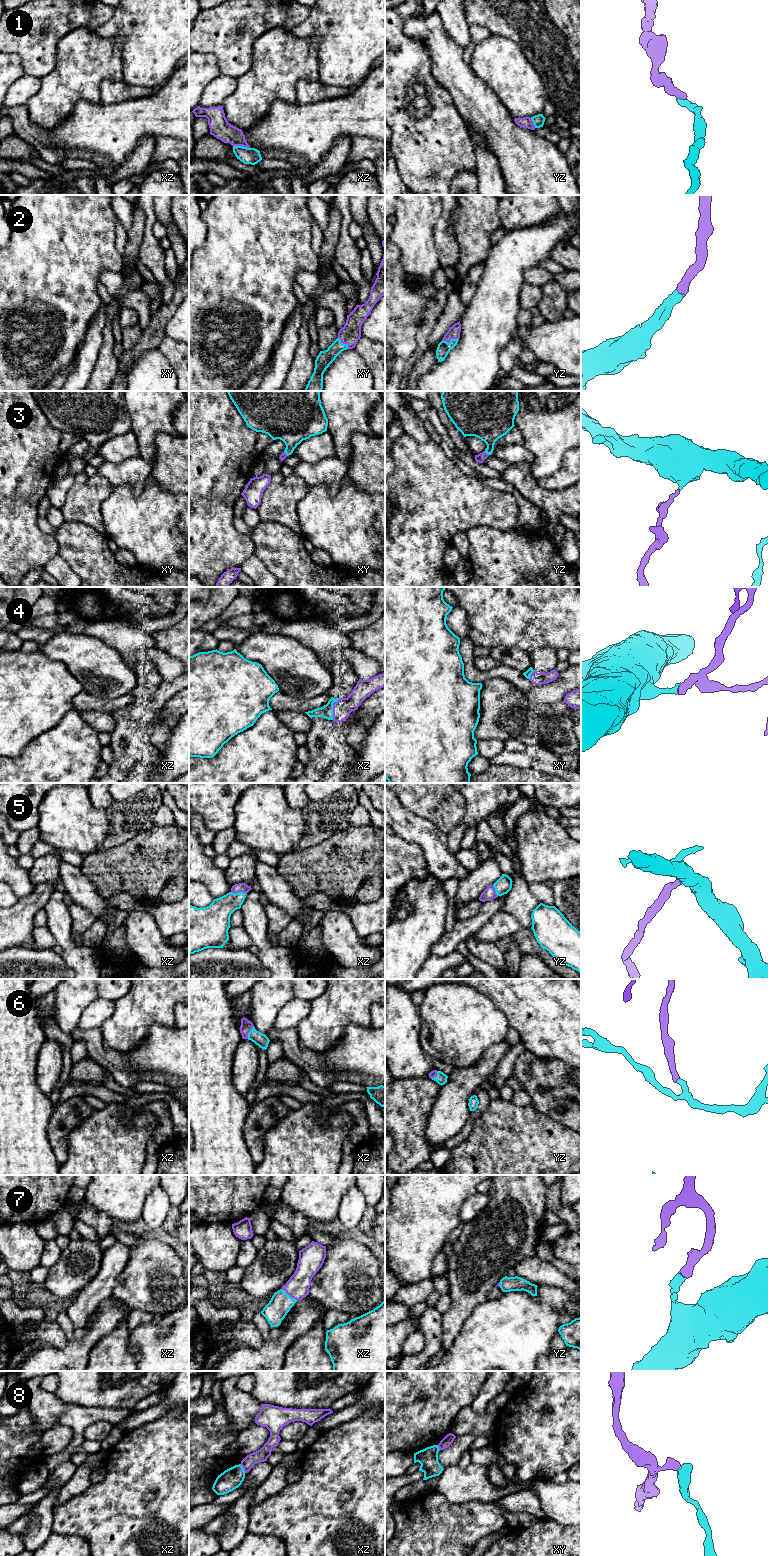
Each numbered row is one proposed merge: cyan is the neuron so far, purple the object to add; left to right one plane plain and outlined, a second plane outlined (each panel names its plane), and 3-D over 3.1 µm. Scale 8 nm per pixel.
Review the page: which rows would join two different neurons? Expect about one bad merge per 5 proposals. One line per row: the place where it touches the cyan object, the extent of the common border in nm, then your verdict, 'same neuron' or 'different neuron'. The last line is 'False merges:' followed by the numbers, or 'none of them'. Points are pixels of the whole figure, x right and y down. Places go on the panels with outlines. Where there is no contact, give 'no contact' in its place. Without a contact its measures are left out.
1: contact xz (241, 146); length 140 nm; same neuron
2: contact yz (450, 340); length 140 nm; same neuron
3: contact yz (487, 453); length 50 nm; same neuron
4: contact xz (332, 708); length 190 nm; same neuron
5: contact xz (239, 892); length 130 nm; same neuron
6: contact xz (249, 1032); length 120 nm; same neuron
7: contact xz (288, 1295); length 170 nm; same neuron
8: contact xz (242, 1468); length 80 nm; different neuron
False merges: 8

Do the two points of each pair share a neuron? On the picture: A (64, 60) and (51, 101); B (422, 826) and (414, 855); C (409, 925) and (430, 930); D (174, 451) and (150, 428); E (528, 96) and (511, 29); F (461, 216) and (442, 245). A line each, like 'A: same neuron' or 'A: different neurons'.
A: same neuron
B: different neurons
C: same neuron
D: different neurons
E: different neurons
F: different neurons

